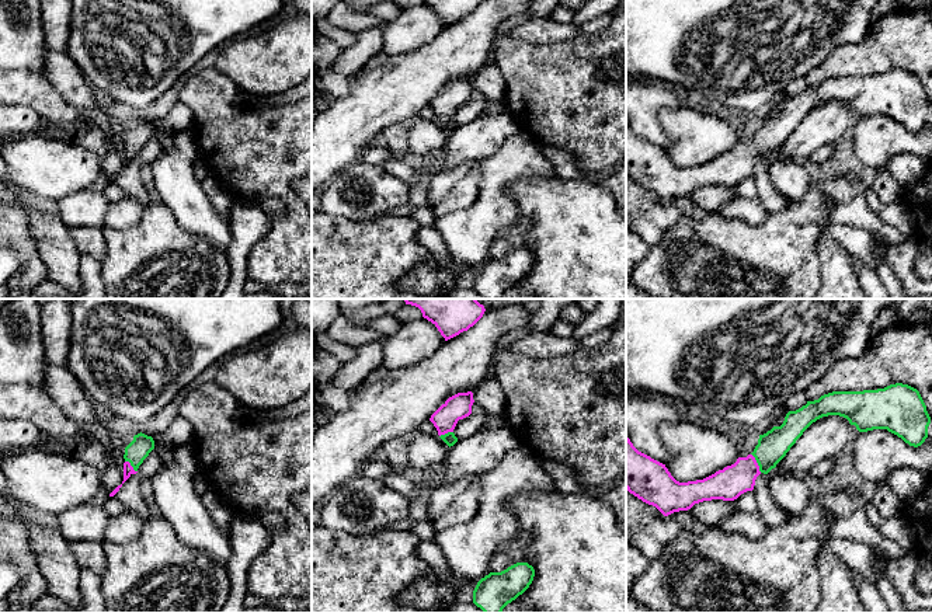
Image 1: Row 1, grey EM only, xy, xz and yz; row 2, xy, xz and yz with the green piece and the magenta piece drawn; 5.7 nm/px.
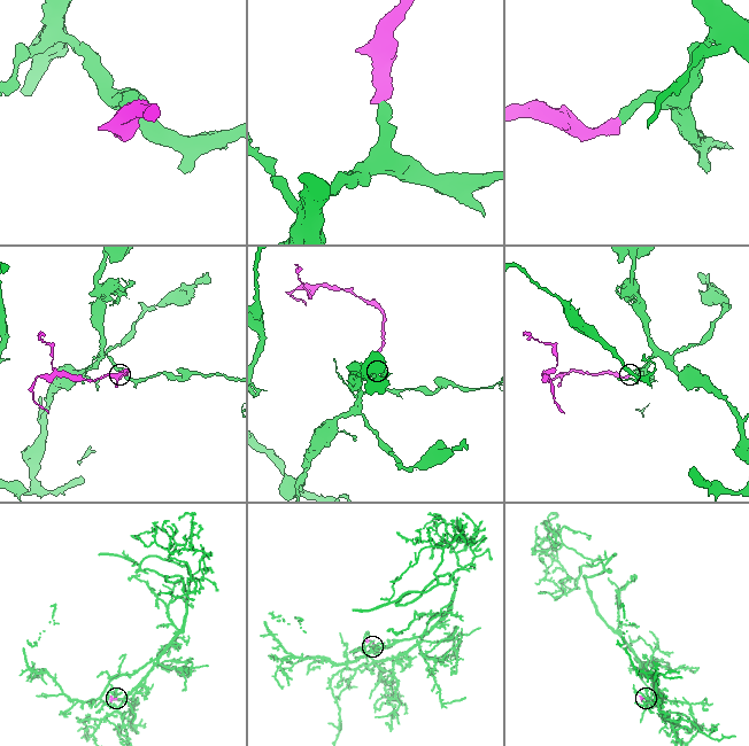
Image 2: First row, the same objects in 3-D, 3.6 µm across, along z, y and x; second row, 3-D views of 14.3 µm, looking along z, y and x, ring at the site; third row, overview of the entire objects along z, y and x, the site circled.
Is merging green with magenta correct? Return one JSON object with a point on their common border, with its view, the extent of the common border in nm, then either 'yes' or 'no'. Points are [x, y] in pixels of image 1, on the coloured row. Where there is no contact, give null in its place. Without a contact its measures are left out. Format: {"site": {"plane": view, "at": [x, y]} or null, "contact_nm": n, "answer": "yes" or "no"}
{"site": {"plane": "yz", "at": [757, 462]}, "contact_nm": 130, "answer": "yes"}

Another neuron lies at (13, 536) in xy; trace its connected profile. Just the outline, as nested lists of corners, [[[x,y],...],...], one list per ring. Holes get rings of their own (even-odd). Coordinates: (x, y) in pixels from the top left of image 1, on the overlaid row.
[[[0,516],[0,558],[15,561],[24,571],[20,599],[6,613],[34,613],[29,605],[48,593],[46,581],[31,560],[25,527],[13,518]]]

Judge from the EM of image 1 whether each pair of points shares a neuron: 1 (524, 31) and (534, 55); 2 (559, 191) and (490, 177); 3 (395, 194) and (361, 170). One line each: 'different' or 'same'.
1: different
2: different
3: same

